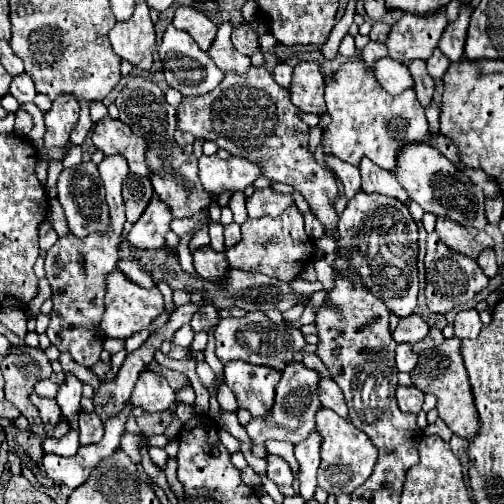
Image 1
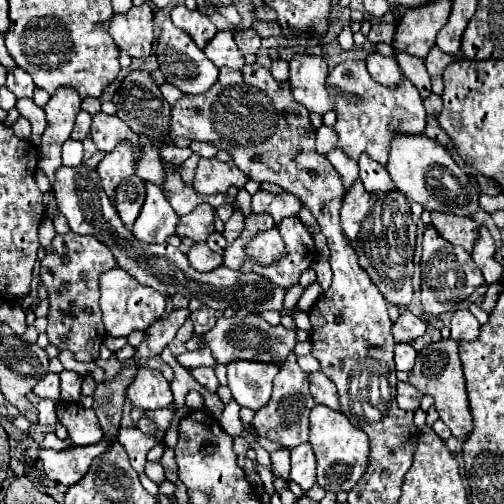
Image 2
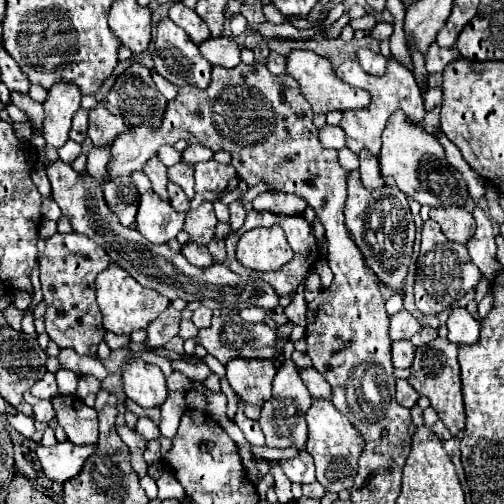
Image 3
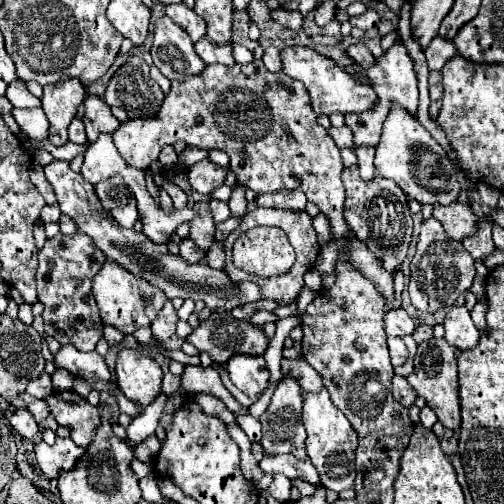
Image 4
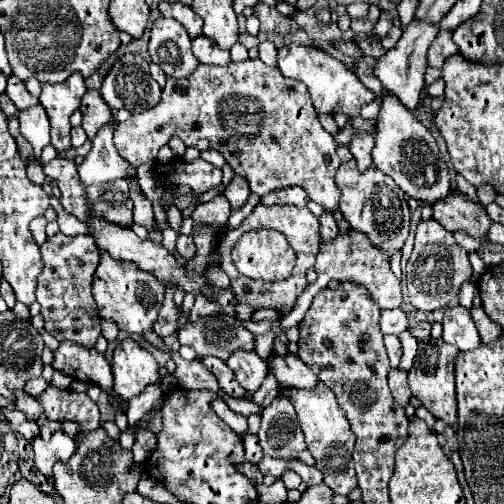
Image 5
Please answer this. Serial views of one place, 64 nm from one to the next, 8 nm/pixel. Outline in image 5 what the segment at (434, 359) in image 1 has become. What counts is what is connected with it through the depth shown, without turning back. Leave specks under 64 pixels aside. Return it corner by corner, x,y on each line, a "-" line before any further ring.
442,338
422,340
418,342
418,354
414,358
414,366
408,374
408,386
412,394
434,414
438,420
456,426
456,392
454,392
454,360
458,350
448,346

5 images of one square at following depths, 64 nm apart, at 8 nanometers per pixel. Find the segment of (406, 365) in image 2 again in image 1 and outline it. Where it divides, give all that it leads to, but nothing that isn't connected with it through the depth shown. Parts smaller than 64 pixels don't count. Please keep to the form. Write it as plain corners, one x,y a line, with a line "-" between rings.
398,344
396,348
396,366
400,372
410,372
416,366
418,354
408,344

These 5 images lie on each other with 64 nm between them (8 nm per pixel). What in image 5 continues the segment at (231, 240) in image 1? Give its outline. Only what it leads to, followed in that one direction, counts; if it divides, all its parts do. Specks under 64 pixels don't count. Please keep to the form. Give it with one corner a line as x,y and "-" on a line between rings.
234,174
232,182
224,188
224,196
228,198
228,202
230,202
230,206
232,206
232,208
242,206
242,204
246,202
248,194
250,194
250,186
248,186
246,178
244,178
244,176
240,176
240,174

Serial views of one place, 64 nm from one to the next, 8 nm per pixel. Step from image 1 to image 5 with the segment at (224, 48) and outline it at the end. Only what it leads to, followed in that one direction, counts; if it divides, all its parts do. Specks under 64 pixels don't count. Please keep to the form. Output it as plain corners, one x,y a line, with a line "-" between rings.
196,36
192,40
192,52
200,64
218,64
224,66
230,62
230,52
218,48
208,36

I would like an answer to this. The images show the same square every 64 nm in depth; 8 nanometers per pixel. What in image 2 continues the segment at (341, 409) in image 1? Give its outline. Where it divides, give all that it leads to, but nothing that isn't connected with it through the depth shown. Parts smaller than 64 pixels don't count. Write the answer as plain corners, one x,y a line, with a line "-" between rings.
322,372
308,374
308,384
310,384
310,392
312,392
312,396
318,404
326,404
334,410
340,410
338,396
336,396
336,386

